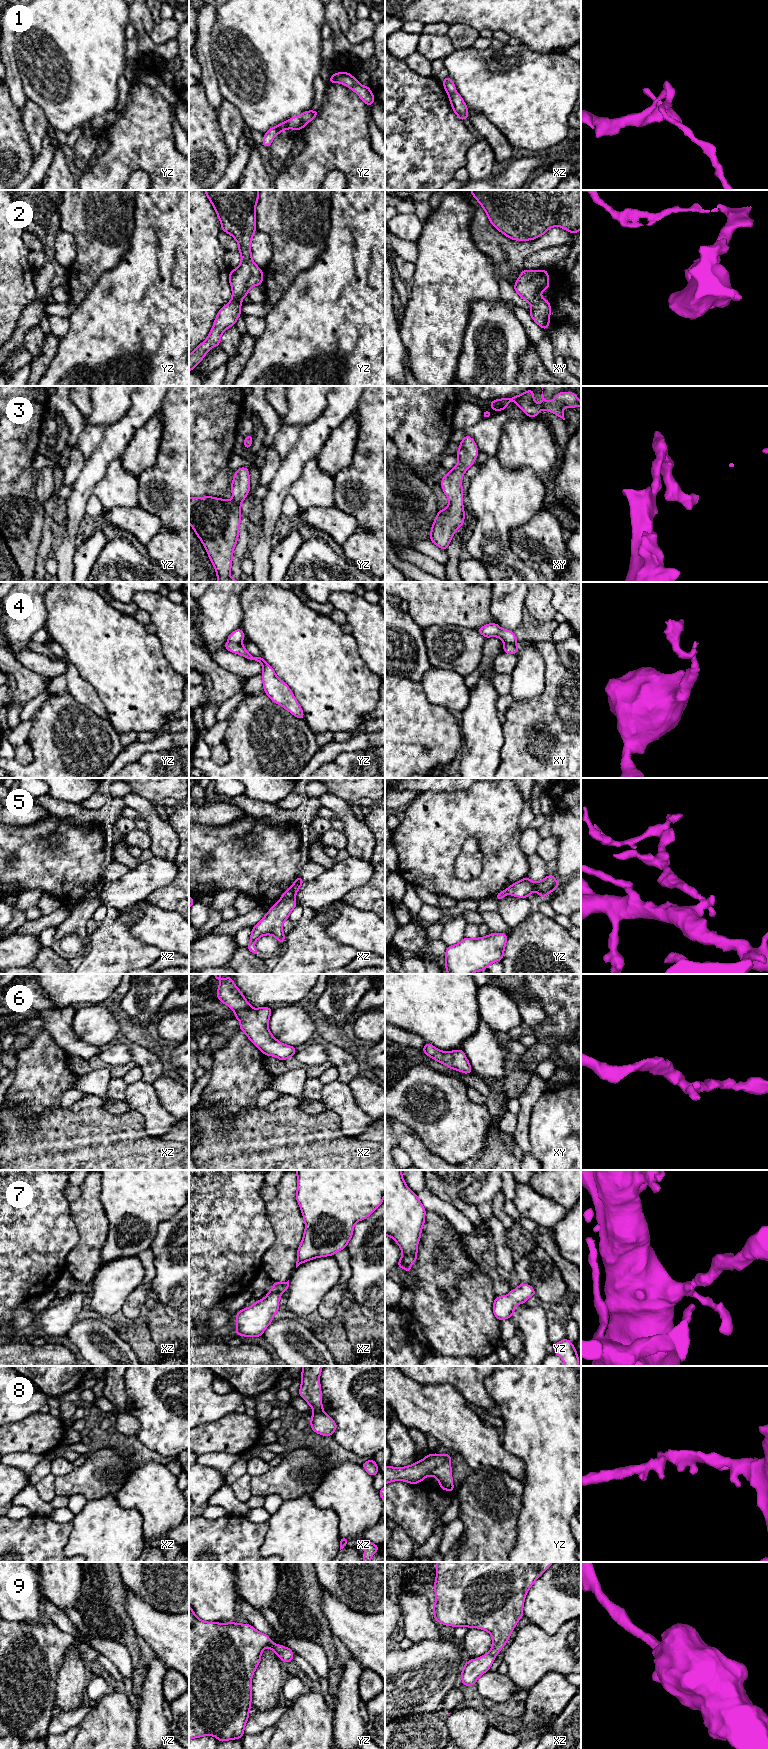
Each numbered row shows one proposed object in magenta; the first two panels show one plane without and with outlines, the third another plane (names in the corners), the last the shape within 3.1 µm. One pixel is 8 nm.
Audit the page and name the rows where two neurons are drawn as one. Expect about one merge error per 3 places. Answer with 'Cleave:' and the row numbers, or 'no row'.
Cleave: 1, 4, 5

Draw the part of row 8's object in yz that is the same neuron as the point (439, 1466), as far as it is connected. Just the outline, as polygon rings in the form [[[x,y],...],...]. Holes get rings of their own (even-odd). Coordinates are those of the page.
[[[450,1453],[428,1454],[421,1461],[406,1467],[385,1467],[385,1485],[392,1481],[417,1484],[424,1481],[427,1476],[434,1476],[441,1489],[454,1492]]]

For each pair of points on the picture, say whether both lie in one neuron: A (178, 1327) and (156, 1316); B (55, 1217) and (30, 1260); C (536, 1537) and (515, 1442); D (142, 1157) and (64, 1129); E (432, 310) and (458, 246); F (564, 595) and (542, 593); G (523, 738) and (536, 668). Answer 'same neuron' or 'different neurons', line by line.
A: same neuron
B: same neuron
C: same neuron
D: same neuron
E: same neuron
F: different neurons
G: different neurons

